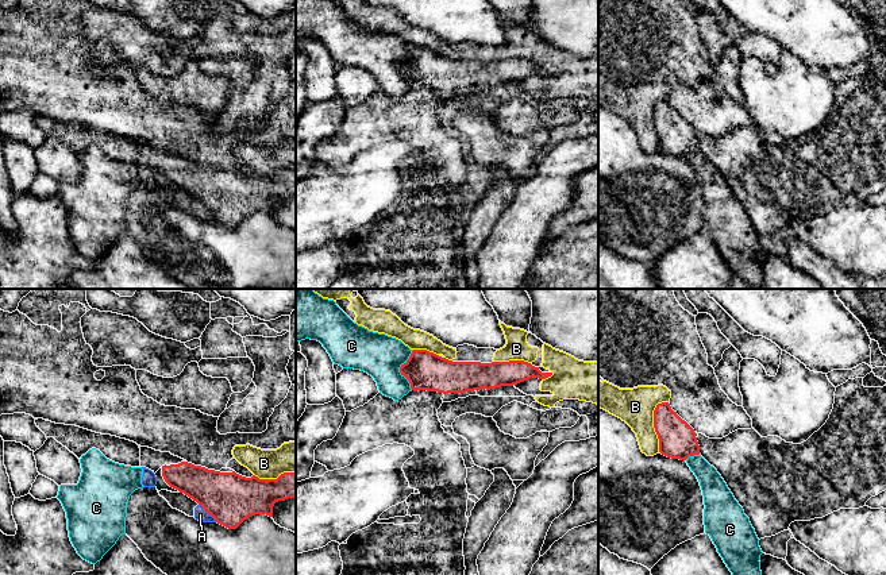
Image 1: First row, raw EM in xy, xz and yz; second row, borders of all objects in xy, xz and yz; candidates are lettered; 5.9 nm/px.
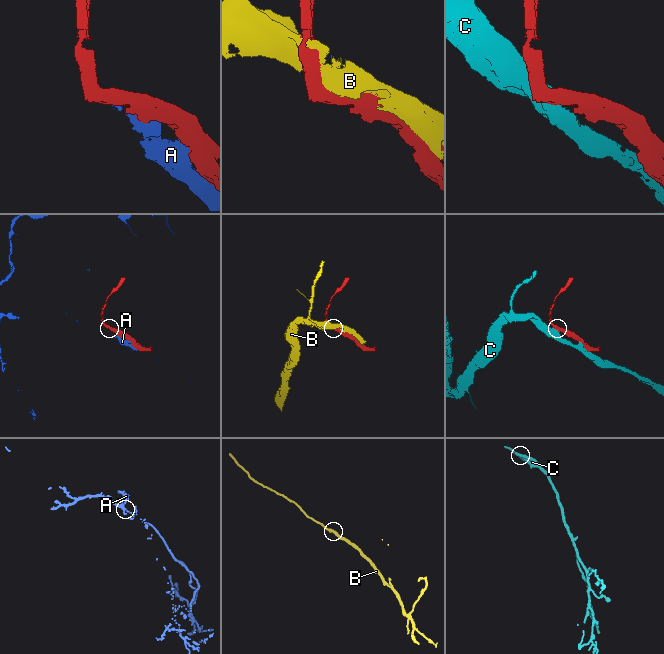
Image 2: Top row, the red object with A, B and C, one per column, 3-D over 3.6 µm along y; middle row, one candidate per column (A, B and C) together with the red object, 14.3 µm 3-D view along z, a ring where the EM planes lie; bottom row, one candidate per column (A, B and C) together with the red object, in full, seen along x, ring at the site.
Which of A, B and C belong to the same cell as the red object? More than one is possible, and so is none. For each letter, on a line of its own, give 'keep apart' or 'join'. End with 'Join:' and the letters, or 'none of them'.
A: keep apart
B: keep apart
C: keep apart
Join: none of them

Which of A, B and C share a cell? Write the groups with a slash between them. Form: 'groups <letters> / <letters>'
groups A C / B

